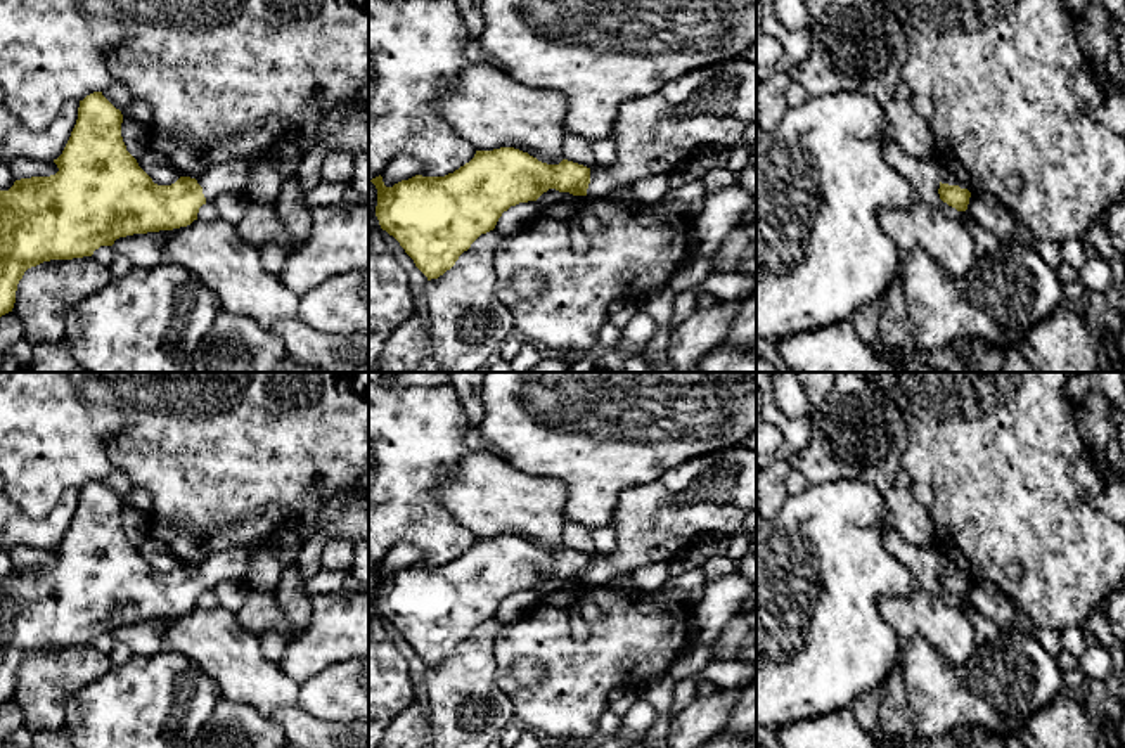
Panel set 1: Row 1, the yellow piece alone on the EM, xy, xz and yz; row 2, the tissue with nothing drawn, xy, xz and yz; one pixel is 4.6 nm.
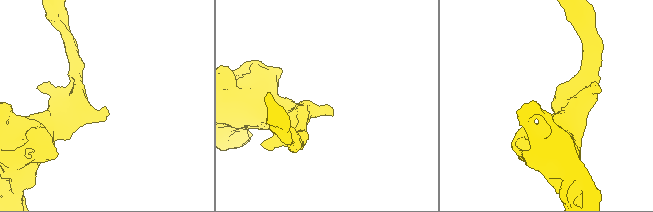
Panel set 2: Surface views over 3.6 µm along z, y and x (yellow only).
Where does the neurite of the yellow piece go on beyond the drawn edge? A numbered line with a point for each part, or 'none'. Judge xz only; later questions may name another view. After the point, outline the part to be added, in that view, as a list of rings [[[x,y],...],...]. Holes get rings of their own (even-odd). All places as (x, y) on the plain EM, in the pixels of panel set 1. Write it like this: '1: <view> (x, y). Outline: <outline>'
1: xz (710, 496). Outline: [[[748,447],[723,448],[670,466],[661,476],[620,492],[614,511],[616,549],[608,556],[599,552],[590,556],[587,584],[608,585],[616,577],[630,577],[637,568],[670,563],[699,537],[730,537],[739,532],[753,509],[756,509],[756,450]]]

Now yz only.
1: yz (945, 565). Outline: [[[940,556],[940,570],[948,573],[959,573],[961,577],[968,577],[957,564],[954,564],[947,556]]]

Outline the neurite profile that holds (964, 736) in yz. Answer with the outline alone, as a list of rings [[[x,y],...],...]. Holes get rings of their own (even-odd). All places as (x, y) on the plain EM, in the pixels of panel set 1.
[[[959,725],[955,731],[933,739],[905,736],[902,743],[905,748],[1006,748],[1006,741],[999,732],[973,725]]]

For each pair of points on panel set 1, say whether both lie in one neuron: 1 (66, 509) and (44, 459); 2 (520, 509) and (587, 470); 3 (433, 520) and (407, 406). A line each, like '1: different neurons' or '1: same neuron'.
1: different neurons
2: different neurons
3: same neuron

